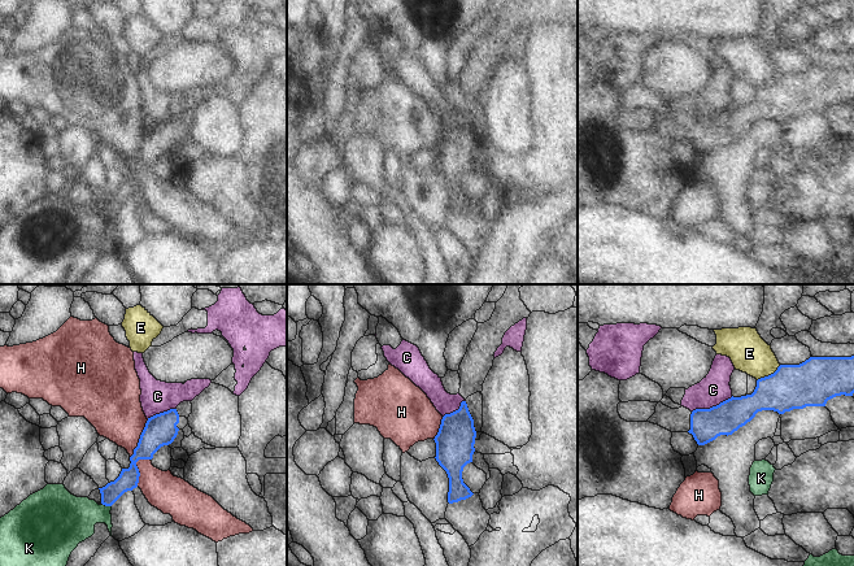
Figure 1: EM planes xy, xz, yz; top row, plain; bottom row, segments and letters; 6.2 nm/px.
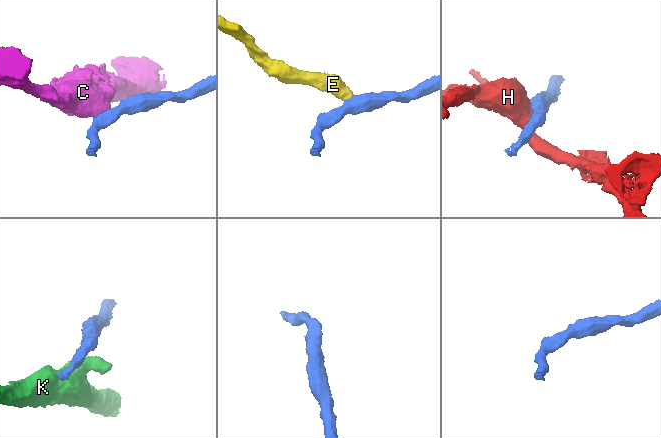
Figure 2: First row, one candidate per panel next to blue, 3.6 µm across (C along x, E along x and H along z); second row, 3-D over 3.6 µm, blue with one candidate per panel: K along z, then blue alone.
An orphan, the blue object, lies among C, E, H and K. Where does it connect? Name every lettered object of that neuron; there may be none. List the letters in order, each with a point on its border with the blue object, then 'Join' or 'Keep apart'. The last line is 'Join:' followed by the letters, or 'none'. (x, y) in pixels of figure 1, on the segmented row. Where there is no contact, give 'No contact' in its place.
C: Touches blue at yz (713, 406). Keep apart
E: Touches blue at yz (768, 375). Keep apart
H: Touches blue at xy (139, 439). Keep apart
K: Touches blue at xy (107, 505). Keep apart
Join: none

